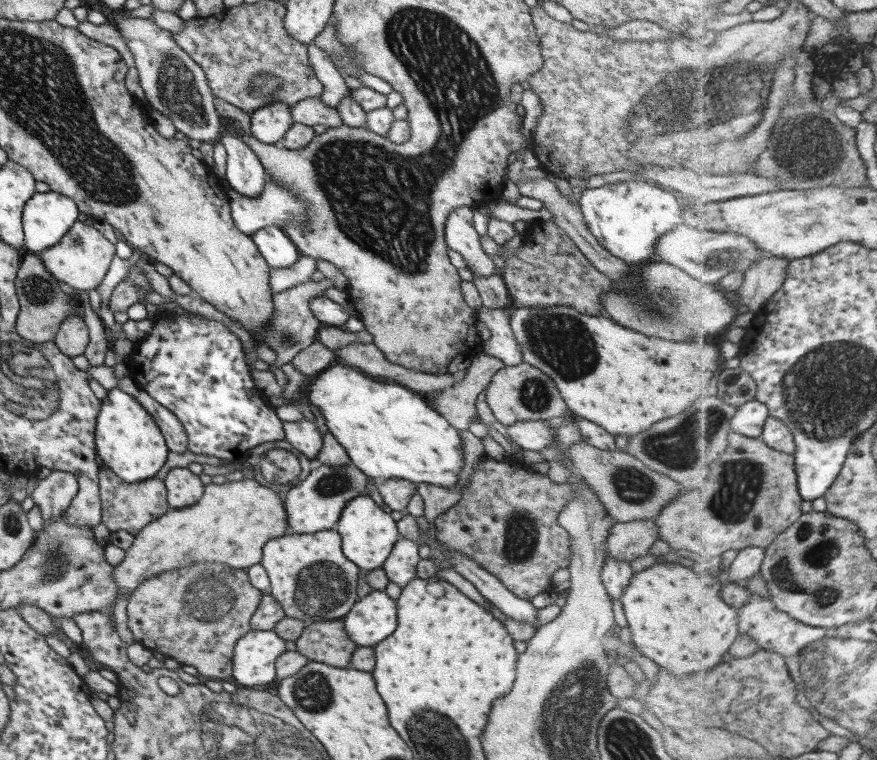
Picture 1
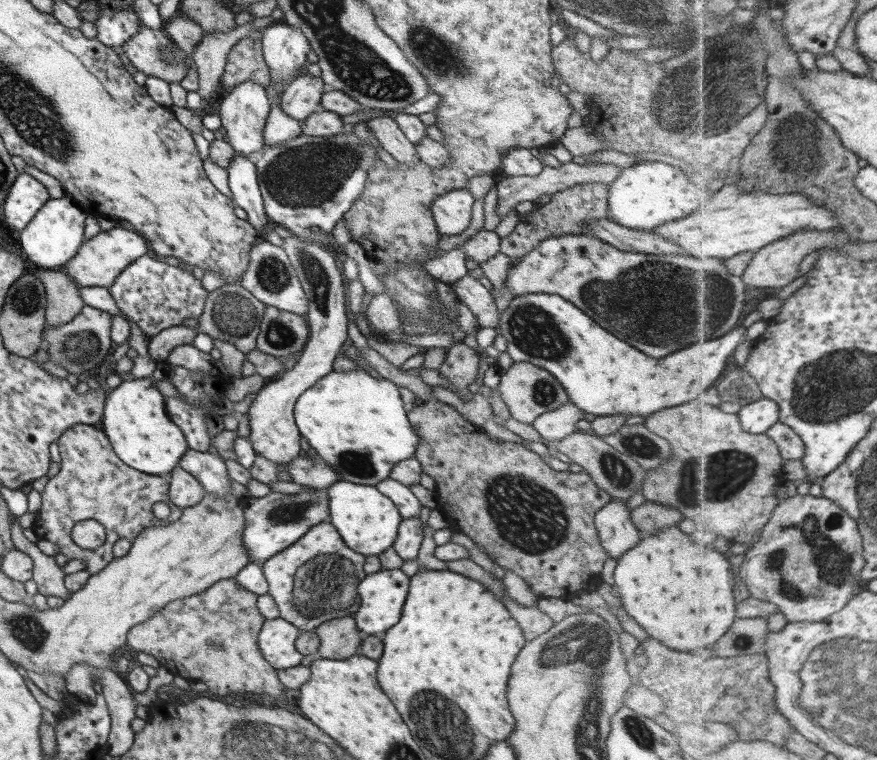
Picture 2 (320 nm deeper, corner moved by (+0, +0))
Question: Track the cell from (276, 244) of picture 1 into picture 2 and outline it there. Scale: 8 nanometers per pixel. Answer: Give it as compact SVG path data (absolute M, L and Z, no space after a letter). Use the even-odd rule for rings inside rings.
M234 152L226 171L232 202L243 209L246 221L262 238L265 230L271 228L271 222L264 213L255 165L245 155Z

